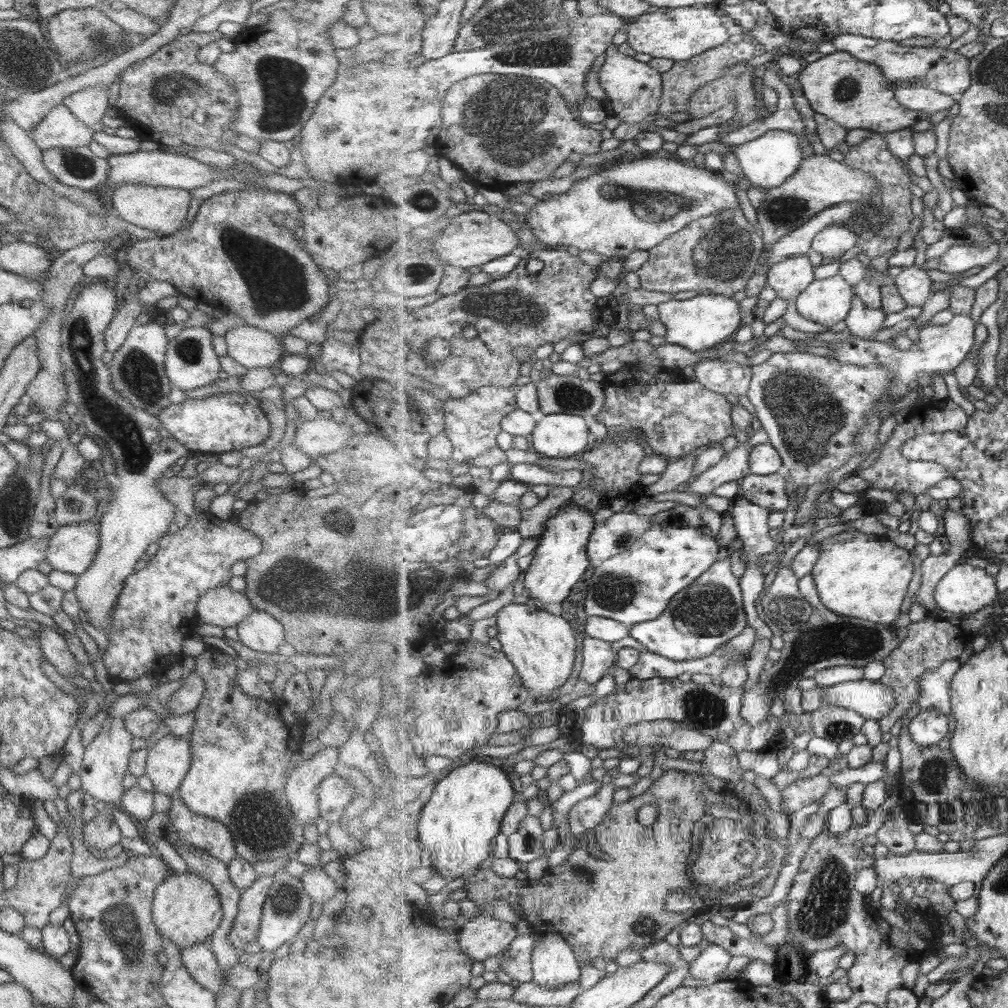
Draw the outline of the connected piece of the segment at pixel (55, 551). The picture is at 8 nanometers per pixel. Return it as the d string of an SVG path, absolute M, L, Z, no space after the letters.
M83 521L60 526L47 540L44 556L52 570L78 577L91 566L97 548L97 528Z

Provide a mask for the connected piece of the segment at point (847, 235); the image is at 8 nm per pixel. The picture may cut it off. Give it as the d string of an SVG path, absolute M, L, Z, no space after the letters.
M834 224L815 237L812 250L819 252L824 261L830 261L841 258L847 250L851 250L860 242L860 236L851 232L850 228L842 224Z

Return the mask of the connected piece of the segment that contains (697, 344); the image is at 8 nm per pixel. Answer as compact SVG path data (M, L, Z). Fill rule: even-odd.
M713 293L698 295L689 300L671 300L657 306L657 309L659 320L668 328L666 340L670 344L681 345L693 353L718 348L725 340L731 340L731 336L749 319L743 314L735 298Z

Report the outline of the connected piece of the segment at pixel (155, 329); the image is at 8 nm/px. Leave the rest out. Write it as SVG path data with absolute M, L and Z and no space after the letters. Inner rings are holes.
M160 322L135 324L120 347L112 353L111 361L106 366L110 376L110 387L133 408L148 412L154 417L170 405L167 399L171 392L170 384L163 370L167 341Z

